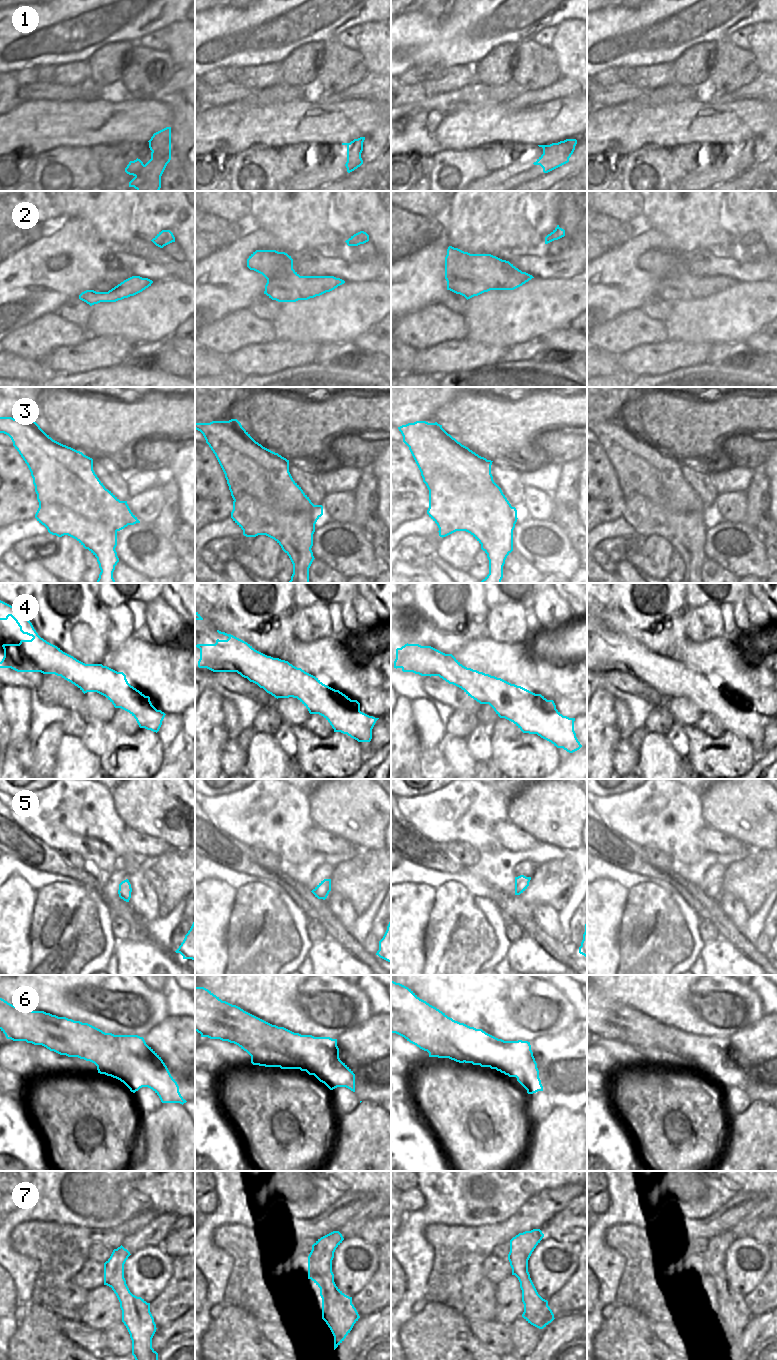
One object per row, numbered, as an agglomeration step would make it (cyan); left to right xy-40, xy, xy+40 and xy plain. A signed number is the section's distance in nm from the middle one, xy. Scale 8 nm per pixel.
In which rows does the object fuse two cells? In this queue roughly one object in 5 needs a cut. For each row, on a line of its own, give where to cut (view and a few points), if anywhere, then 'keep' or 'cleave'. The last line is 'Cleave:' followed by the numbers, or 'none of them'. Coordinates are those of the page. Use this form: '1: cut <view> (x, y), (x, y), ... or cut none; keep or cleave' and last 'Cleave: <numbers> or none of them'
1: cut xy (347, 145), (350, 149), (356, 143), (359, 143), (361, 152); cleave
2: cut none; keep
3: cut xy+40 (433, 461), (456, 478), (460, 490), (483, 494), (495, 483); cleave
4: cut none; keep
5: cut none; keep
6: cut xy+40 (448, 1026), (448, 1040), (473, 1057), (496, 1042), (529, 1044); cleave
7: cut none; keep
Cleave: 1, 3, 6

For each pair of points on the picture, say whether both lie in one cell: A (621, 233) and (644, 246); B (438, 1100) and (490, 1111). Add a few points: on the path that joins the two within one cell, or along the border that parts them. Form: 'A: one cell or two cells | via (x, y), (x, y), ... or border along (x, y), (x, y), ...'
A: two cells | border along (635, 236), (610, 250)
B: one cell | via (451, 1100), (458, 1101), (468, 1109), (477, 1109)

